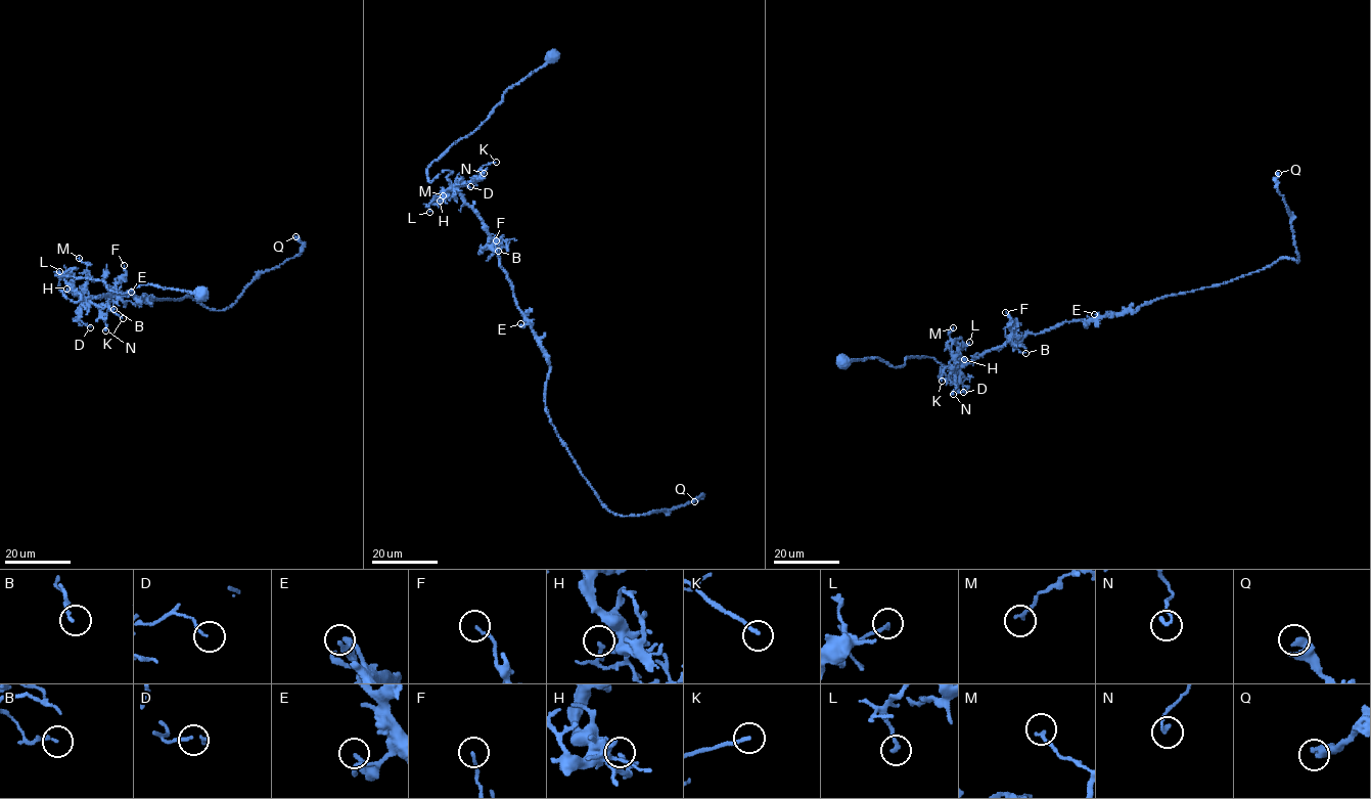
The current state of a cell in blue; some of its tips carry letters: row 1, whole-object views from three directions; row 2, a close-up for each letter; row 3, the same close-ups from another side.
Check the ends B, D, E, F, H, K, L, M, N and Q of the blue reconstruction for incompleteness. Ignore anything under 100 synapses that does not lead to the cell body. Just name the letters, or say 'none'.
none

